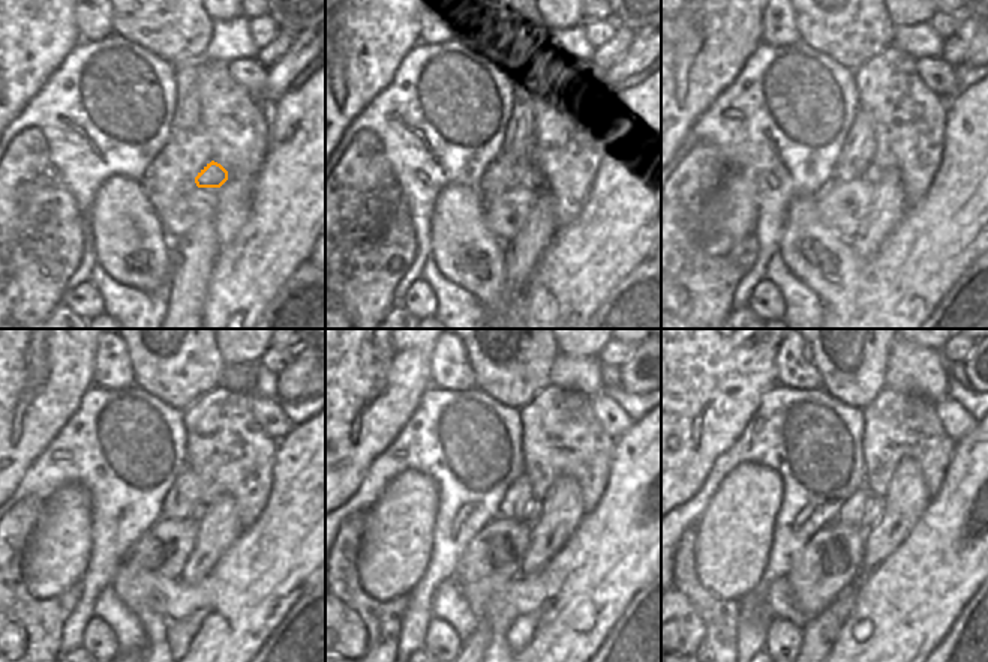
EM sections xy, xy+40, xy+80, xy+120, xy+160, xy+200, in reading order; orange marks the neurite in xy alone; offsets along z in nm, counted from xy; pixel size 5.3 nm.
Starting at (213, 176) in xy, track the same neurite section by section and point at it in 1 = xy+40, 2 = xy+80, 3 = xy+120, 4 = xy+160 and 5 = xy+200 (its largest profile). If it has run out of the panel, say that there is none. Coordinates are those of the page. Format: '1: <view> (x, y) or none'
1: xy+40 (535, 179)
2: xy+80 (871, 174)
3: xy+120 (200, 509)
4: xy+160 (535, 508)
5: xy+200 (874, 505)

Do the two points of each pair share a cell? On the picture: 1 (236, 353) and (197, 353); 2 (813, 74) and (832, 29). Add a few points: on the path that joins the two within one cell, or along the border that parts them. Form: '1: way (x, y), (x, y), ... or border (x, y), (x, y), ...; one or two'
1: border (215, 344), (225, 364); two
2: border (801, 39), (853, 69); two

